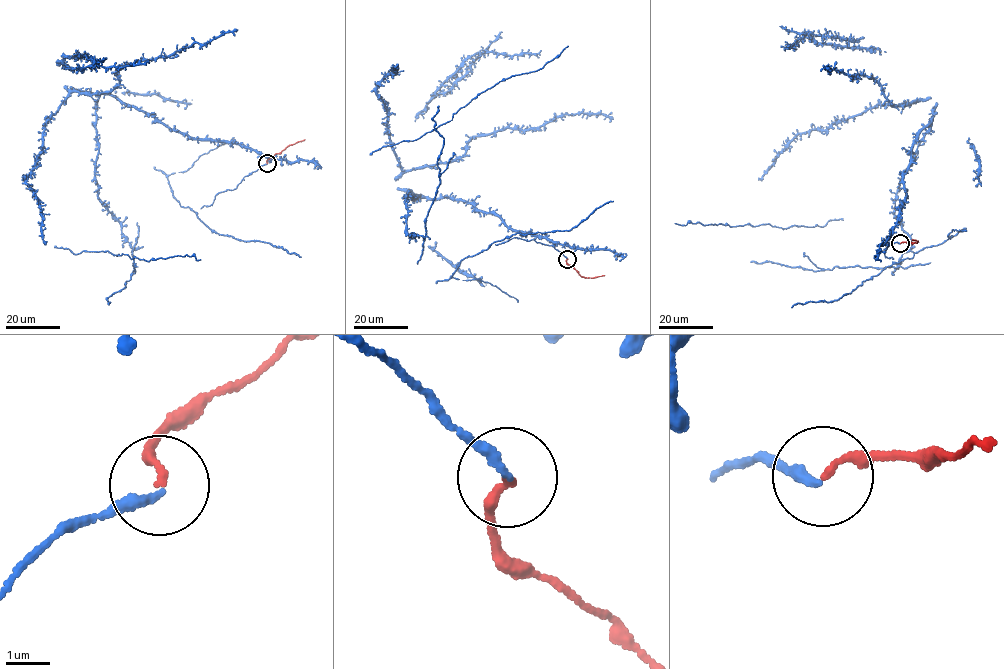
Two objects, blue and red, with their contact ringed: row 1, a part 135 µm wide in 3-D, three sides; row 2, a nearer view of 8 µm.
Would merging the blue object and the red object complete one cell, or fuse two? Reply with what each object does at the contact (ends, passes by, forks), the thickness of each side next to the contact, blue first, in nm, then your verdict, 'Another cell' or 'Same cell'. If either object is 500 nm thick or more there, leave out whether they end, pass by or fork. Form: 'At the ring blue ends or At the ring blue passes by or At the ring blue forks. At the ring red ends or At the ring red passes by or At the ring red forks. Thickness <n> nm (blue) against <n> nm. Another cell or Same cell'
At the ring blue ends. At the ring red ends. Thickness 200 nm (blue) against 160 nm. Same cell

